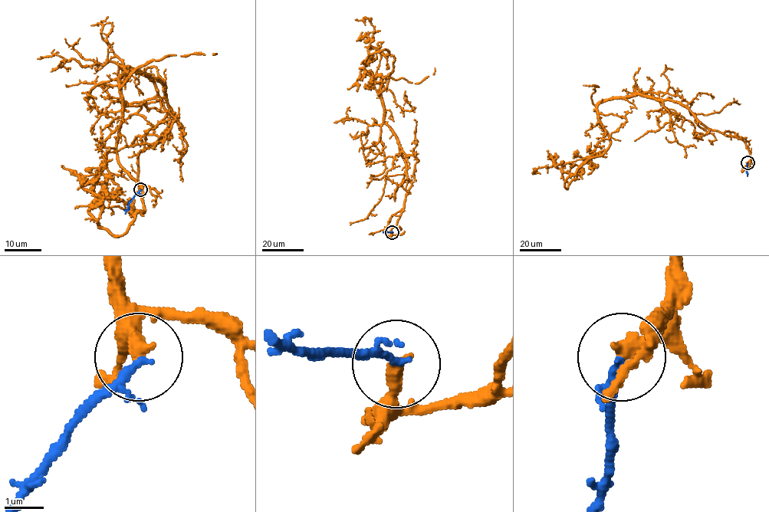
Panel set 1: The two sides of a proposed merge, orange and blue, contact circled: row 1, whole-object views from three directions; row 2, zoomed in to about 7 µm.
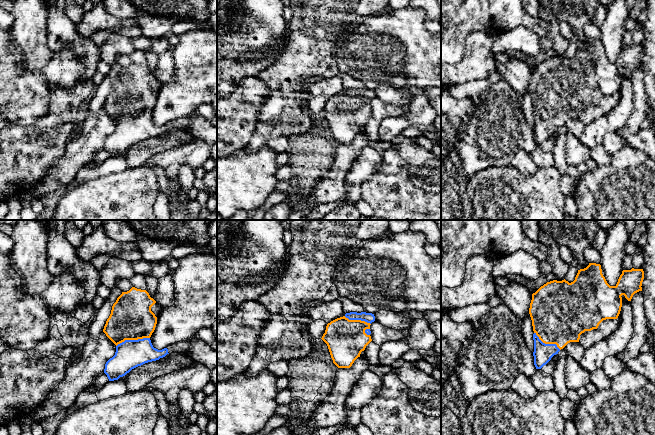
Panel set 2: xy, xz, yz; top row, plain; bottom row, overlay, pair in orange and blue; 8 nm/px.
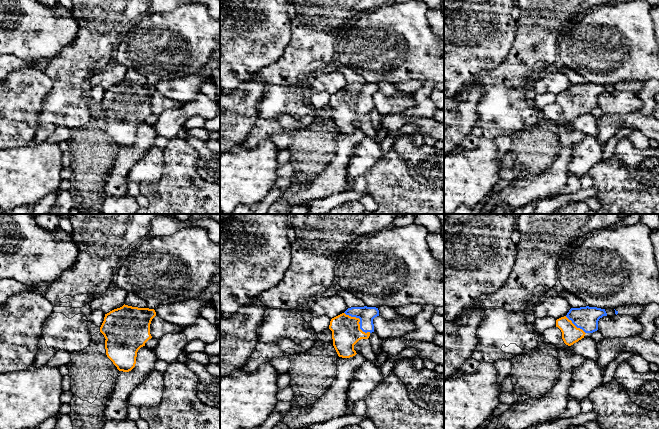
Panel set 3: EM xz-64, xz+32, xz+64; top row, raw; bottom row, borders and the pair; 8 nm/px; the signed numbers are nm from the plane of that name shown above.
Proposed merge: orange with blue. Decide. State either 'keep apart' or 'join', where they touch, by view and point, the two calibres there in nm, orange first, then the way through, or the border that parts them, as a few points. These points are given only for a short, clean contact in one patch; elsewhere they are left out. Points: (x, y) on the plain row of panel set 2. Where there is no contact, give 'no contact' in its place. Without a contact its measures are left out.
join; contact xy (132, 115); calibres 340 and 220 nm; way xy (131, 94), (132, 115), (132, 127), (129, 130)

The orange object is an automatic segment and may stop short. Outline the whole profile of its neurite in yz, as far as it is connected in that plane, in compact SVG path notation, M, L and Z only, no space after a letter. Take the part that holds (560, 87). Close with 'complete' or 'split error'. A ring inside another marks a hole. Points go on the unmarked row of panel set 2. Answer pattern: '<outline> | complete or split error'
M589 39L589 41L578 46L575 56L571 59L565 55L562 57L553 56L541 62L532 70L529 90L533 102L534 116L534 141L536 145L541 145L551 134L558 130L570 118L579 118L580 111L585 107L597 105L599 100L606 95L617 95L622 83L622 71L628 77L631 77L633 71L642 67L642 58L644 55L643 45L623 46L615 62L610 62L602 50L600 40Z | split error

